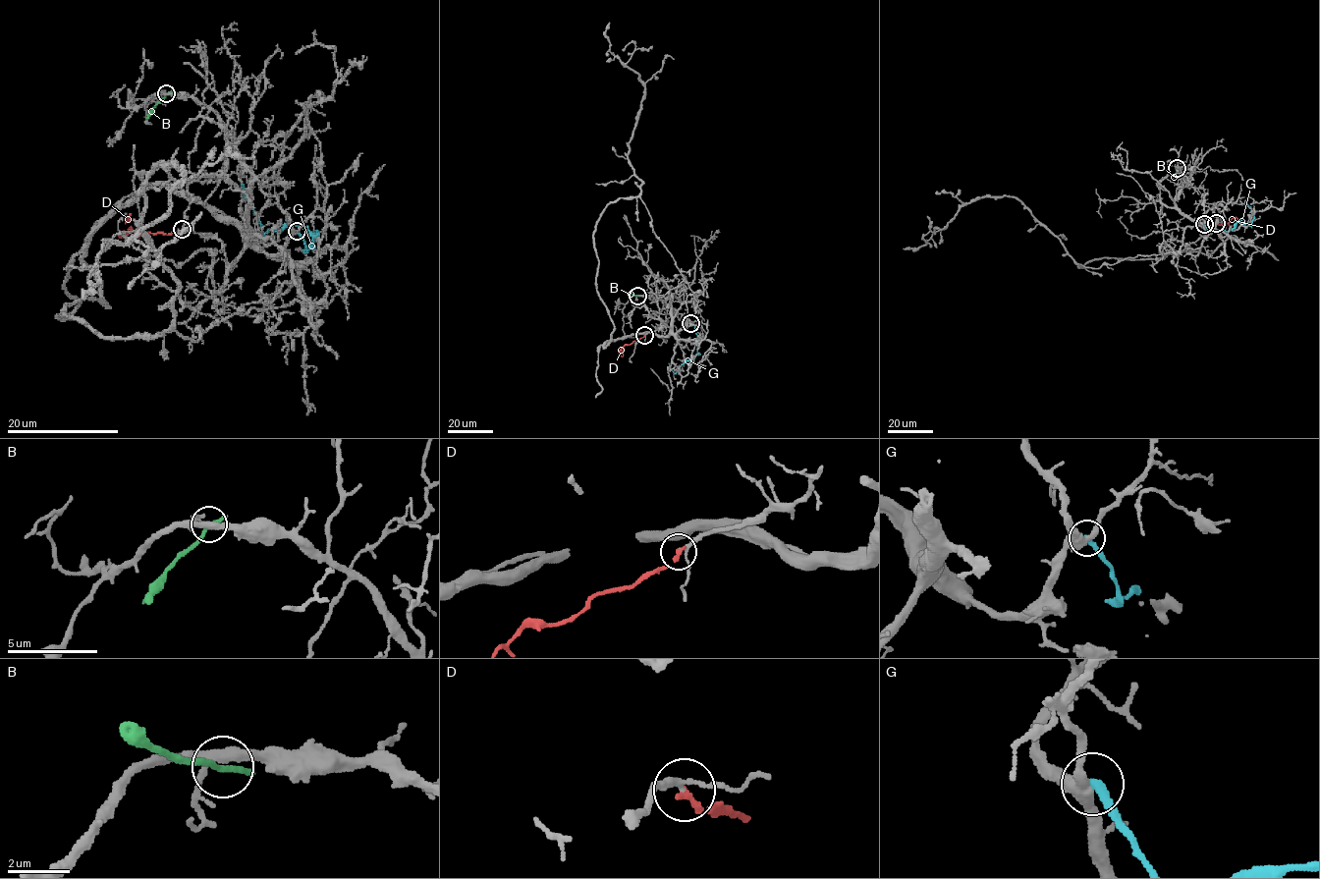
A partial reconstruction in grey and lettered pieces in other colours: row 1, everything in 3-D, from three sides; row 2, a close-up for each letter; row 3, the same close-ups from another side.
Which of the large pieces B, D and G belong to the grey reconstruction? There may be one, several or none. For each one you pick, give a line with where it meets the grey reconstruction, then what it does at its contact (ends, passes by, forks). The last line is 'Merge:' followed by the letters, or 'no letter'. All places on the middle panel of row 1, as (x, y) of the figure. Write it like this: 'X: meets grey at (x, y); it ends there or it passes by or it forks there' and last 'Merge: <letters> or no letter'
D: meets grey at (644, 335); it ends there
Merge: D

